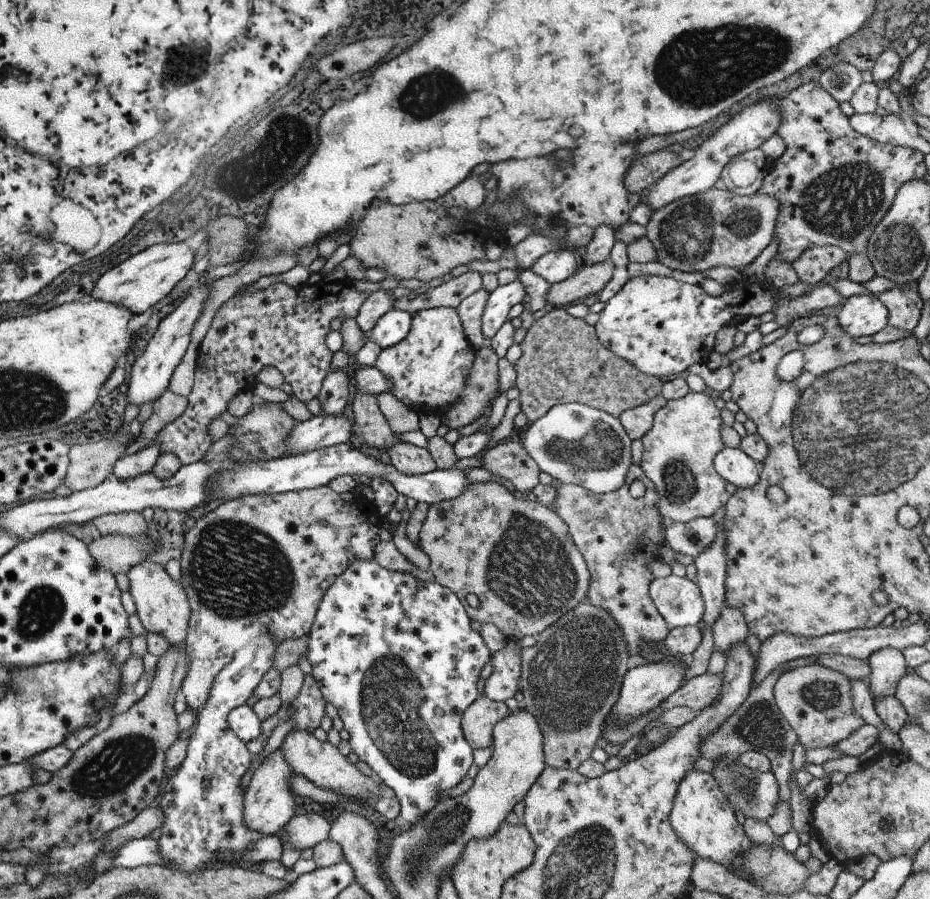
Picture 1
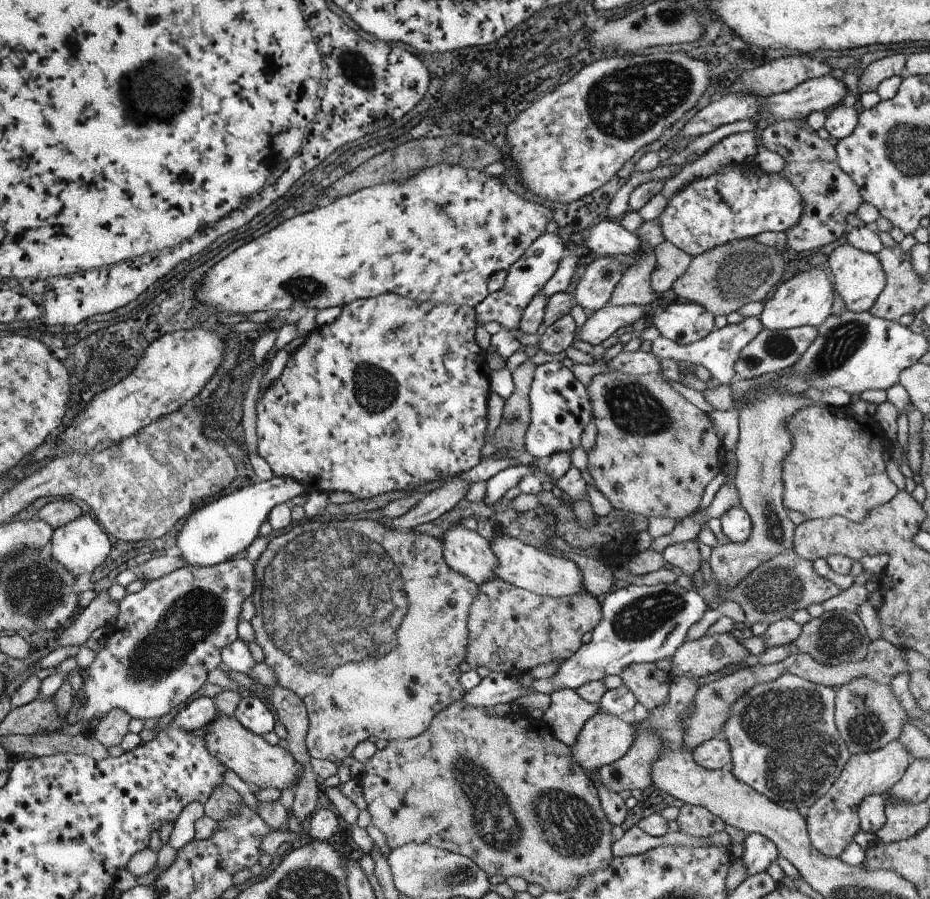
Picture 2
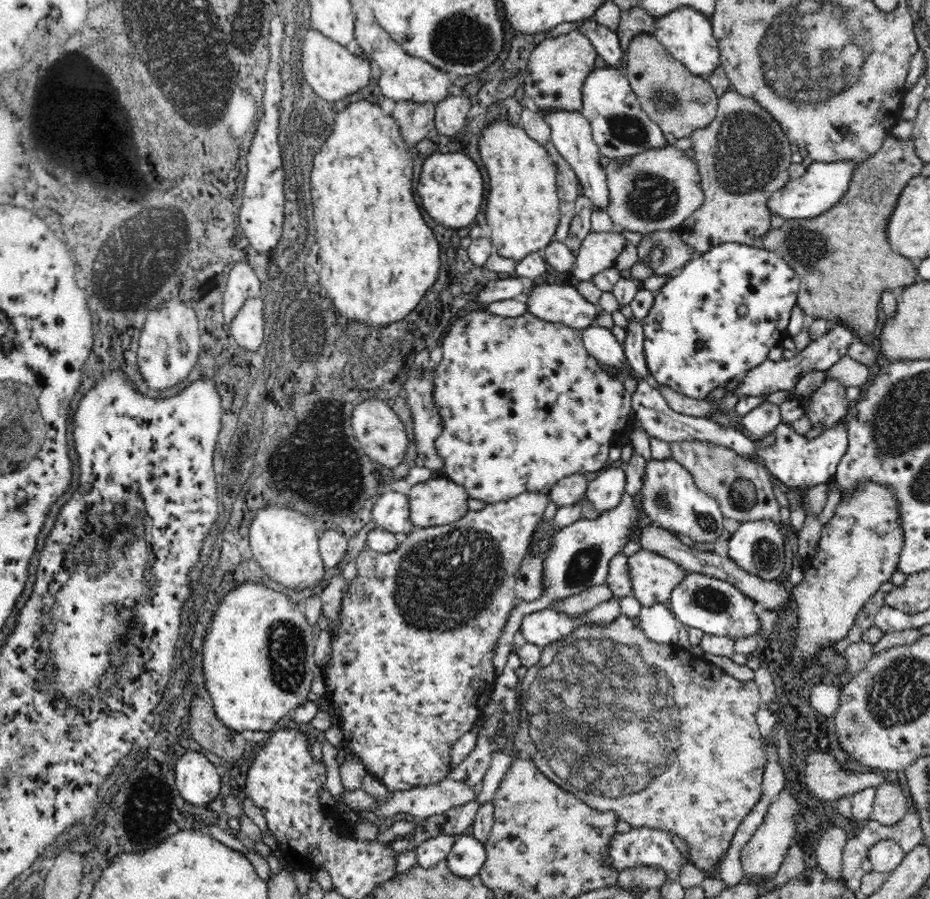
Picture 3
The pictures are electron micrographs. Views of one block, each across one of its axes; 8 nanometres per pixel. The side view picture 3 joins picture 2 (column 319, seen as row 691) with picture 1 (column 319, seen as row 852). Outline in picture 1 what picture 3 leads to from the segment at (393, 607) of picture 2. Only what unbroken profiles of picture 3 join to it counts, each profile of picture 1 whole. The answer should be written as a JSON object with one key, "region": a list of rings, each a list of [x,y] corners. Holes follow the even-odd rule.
{"region":[[[305,676],[301,694],[291,702],[291,706],[295,706],[291,716],[291,720],[295,722],[295,730],[305,730],[313,734],[313,730],[319,728],[319,720],[325,716],[325,700],[313,676]]]}

